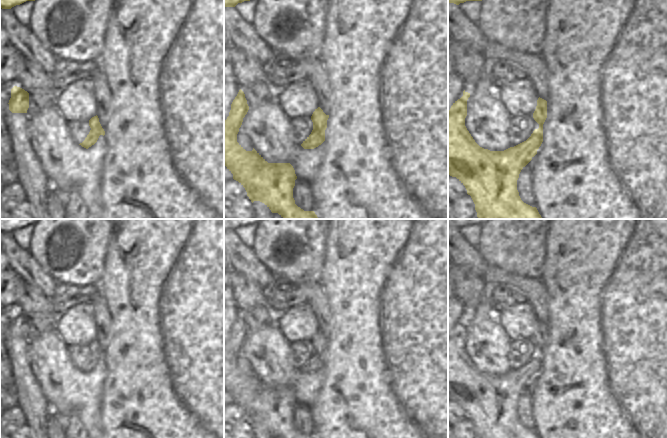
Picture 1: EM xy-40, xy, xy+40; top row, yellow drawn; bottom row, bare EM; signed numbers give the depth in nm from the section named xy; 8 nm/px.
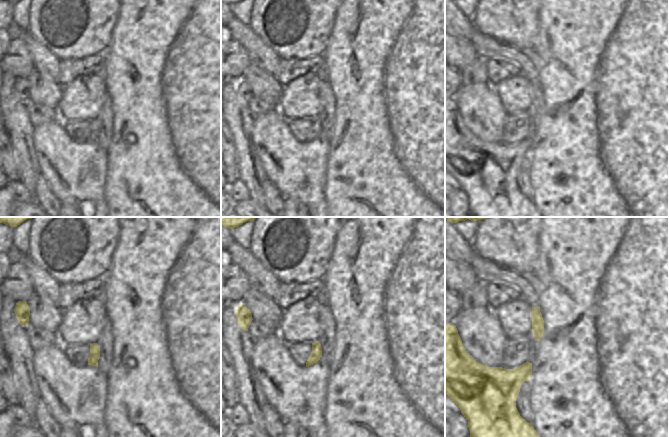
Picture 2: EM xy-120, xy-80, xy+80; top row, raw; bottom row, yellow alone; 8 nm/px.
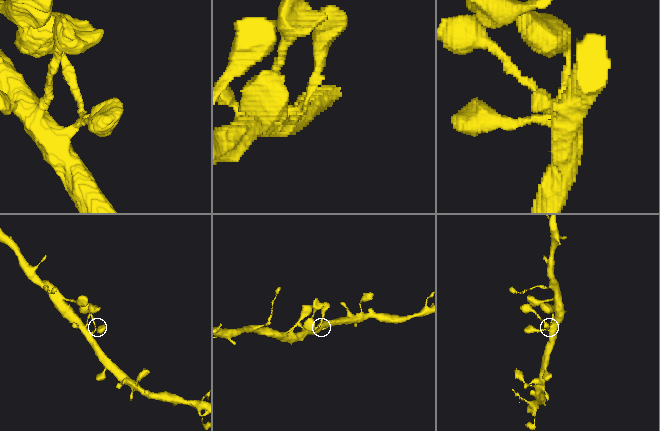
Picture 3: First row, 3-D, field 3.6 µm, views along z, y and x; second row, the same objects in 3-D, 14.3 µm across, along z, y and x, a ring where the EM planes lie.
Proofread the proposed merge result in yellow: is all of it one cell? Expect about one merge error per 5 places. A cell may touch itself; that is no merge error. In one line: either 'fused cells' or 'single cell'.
single cell

